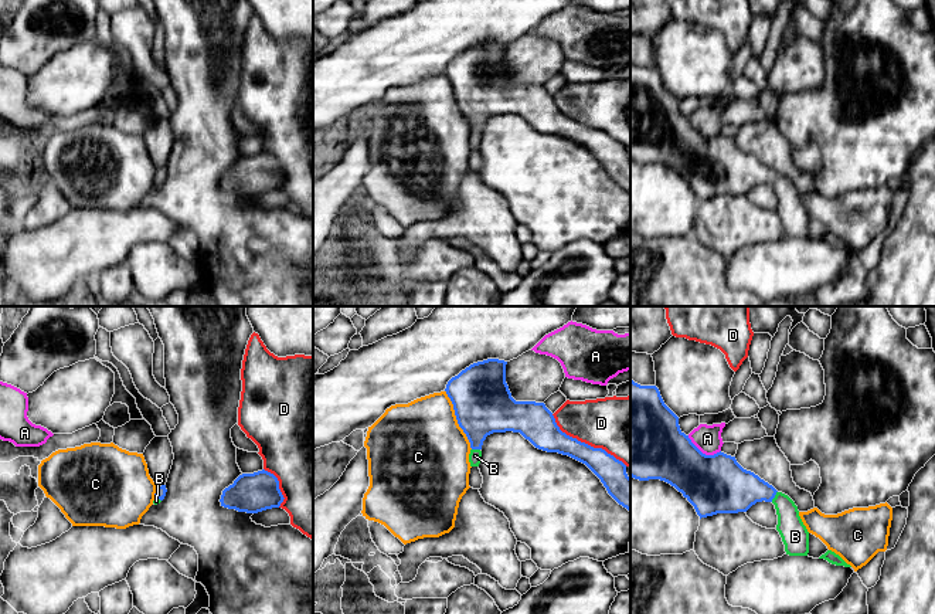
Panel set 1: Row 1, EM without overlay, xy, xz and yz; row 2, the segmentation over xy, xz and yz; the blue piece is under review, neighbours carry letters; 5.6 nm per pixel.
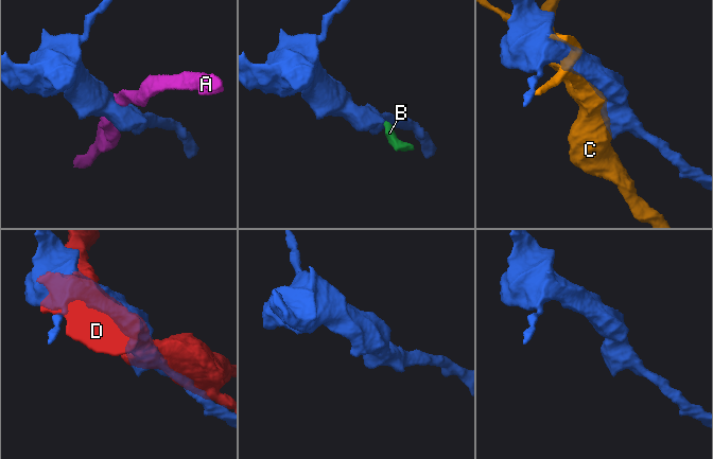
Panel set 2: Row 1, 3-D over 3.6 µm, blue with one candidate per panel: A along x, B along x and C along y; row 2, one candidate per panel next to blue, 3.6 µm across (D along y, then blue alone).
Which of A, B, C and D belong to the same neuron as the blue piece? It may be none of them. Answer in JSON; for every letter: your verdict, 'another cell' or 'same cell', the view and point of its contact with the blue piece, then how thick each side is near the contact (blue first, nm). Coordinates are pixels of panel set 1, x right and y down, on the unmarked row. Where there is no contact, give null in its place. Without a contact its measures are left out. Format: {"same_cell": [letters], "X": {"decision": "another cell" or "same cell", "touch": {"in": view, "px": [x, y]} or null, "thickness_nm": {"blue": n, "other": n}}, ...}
{"same_cell": ["B"], "A": {"decision": "another cell", "touch": {"in": "yz", "px": [701, 135]}, "thickness_nm": {"blue": 340, "other": 160}}, "B": {"decision": "same cell", "touch": {"in": "yz", "px": [774, 179]}, "thickness_nm": {"blue": 260, "other": 150}}, "C": {"decision": "another cell", "touch": {"in": "xz", "px": [456, 101]}, "thickness_nm": {"blue": 340, "other": 480}}, "D": {"decision": "another cell", "touch": {"in": "xz", "px": [587, 126]}, "thickness_nm": {"blue": 180, "other": 360}}}

